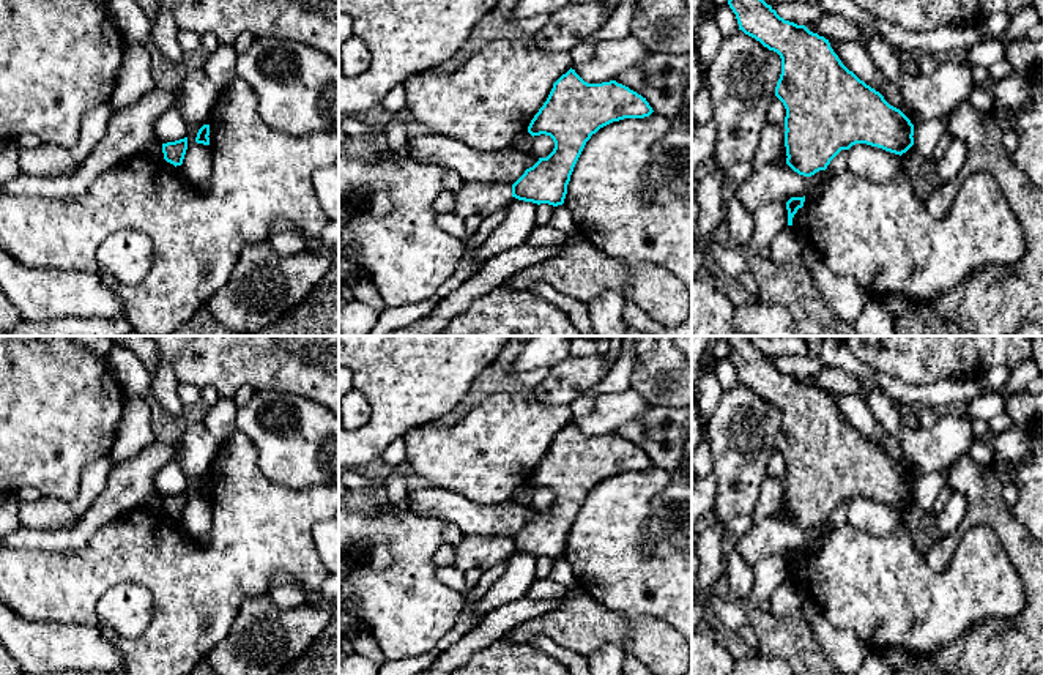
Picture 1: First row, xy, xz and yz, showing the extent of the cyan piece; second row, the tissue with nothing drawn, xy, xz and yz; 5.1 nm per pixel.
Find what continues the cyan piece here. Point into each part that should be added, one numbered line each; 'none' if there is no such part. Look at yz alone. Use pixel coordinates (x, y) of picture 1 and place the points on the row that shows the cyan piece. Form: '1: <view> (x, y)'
none

